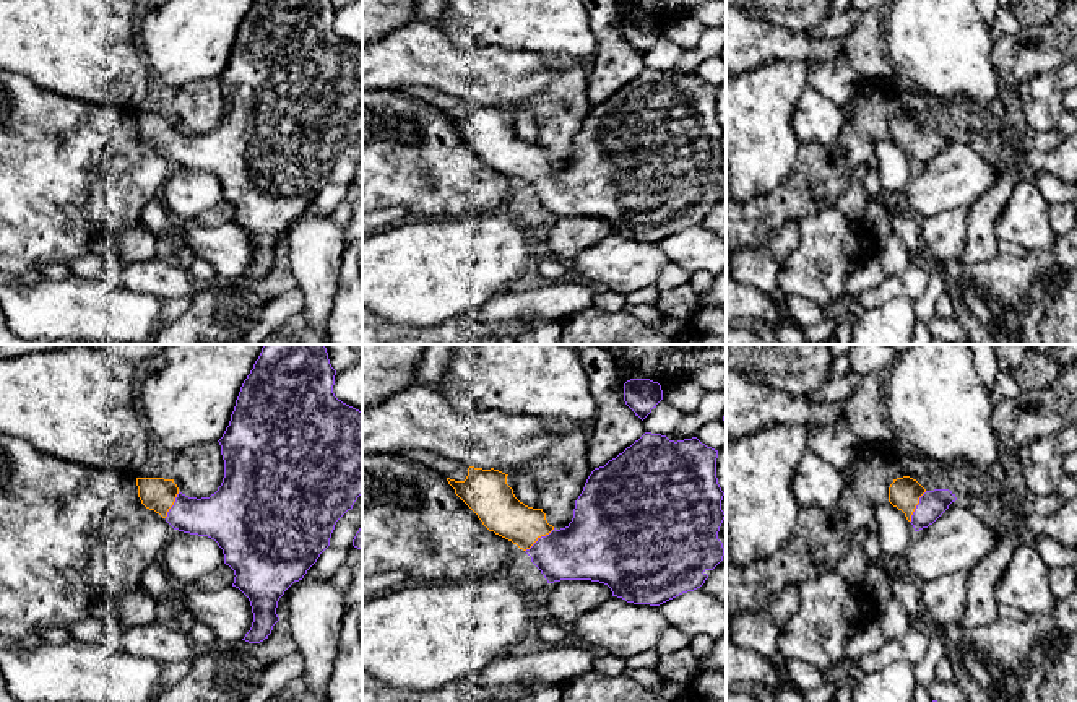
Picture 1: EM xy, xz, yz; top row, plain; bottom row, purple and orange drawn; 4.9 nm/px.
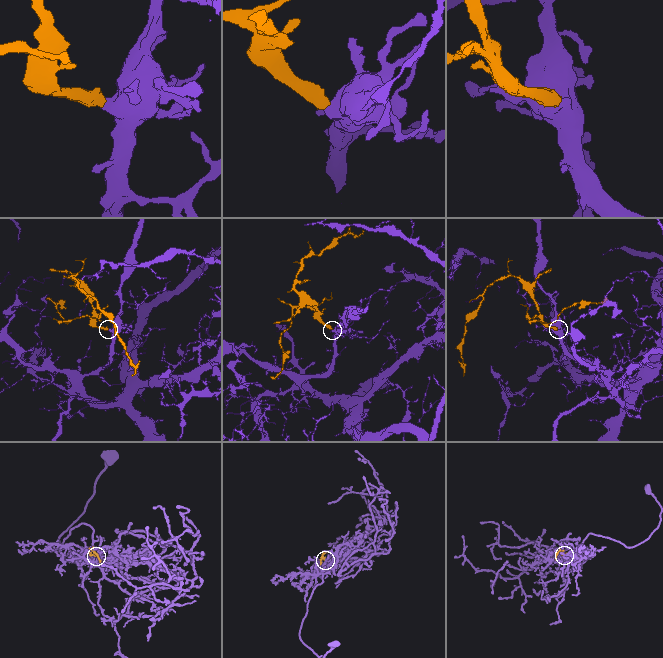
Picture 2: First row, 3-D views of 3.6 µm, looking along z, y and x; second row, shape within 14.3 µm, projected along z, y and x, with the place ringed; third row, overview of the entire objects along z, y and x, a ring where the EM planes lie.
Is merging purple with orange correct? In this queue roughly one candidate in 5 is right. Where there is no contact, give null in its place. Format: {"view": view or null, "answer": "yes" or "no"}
{"view": "xz", "answer": "yes"}

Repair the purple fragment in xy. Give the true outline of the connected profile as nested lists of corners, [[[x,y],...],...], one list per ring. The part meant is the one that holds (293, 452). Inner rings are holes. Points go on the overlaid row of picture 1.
[[[263,344],[262,353],[253,364],[253,369],[240,387],[229,426],[226,427],[223,437],[218,440],[224,460],[224,478],[218,491],[210,497],[197,499],[182,494],[174,479],[136,478],[138,497],[146,509],[159,514],[174,530],[198,536],[208,536],[214,540],[223,549],[224,564],[229,566],[236,575],[232,587],[239,588],[249,598],[252,606],[253,622],[250,630],[242,639],[249,644],[260,644],[268,639],[273,626],[279,621],[276,614],[279,598],[294,582],[304,578],[307,570],[330,546],[330,538],[336,522],[348,510],[353,509],[354,502],[362,494],[362,413],[335,396],[335,375],[336,370],[331,367],[327,348],[323,344]]]

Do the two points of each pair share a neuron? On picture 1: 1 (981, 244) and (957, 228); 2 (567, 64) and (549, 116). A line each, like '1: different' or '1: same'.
1: different
2: same

